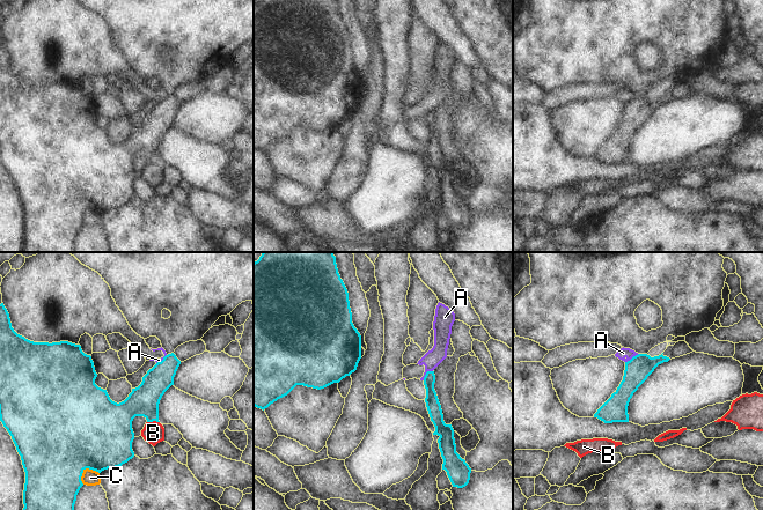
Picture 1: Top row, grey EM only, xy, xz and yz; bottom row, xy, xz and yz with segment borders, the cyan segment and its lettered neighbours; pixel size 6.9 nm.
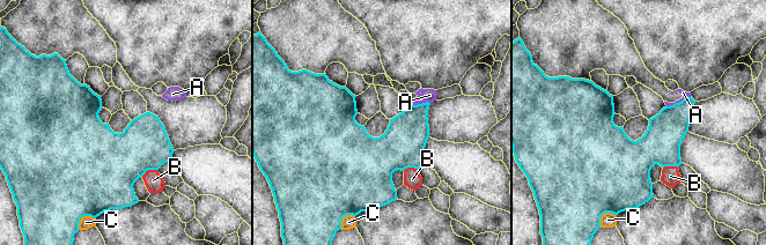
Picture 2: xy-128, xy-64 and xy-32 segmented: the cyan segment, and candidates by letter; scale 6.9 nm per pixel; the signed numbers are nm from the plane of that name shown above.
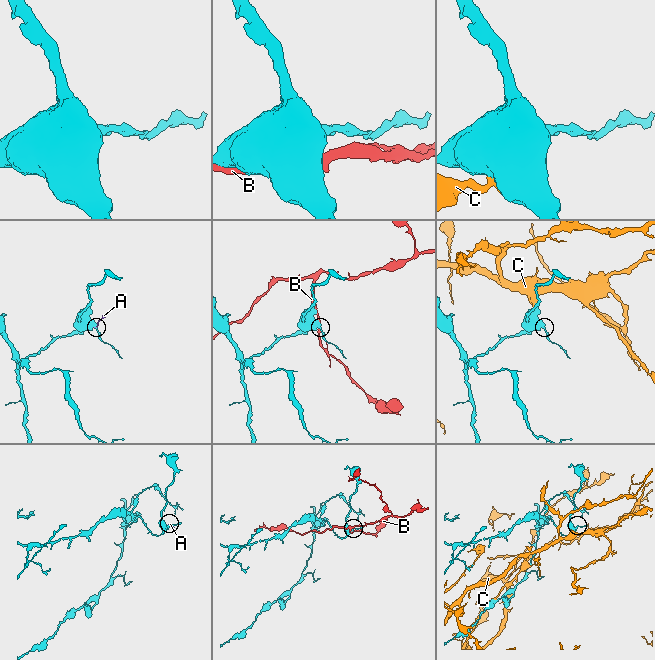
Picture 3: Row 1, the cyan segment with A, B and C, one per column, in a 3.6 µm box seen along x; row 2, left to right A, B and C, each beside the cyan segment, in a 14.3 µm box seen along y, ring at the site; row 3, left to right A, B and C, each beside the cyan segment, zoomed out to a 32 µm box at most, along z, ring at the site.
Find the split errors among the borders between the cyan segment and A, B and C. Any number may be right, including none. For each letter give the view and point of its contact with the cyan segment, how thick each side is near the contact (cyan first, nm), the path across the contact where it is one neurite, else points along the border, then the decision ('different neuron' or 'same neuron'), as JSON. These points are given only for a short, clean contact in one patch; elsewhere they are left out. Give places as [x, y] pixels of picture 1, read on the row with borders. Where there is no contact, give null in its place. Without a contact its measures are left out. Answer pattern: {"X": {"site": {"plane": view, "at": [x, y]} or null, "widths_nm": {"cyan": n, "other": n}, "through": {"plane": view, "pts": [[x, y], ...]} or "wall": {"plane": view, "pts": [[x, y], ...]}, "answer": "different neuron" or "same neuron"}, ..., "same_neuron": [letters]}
{"A": {"site": {"plane": "xz", "at": [426, 374]}, "widths_nm": {"cyan": 100, "other": 120}, "wall": {"plane": "xz", "pts": [[432, 370], [428, 370], [423, 379]]}, "answer": "different neuron"}, "B": {"site": {"plane": "xy", "at": [153, 420]}, "widths_nm": {"cyan": 220, "other": 150}, "answer": "different neuron"}, "C": {"site": {"plane": "xy", "at": [85, 468]}, "widths_nm": {"cyan": 500, "other": 110}, "answer": "different neuron"}, "same_neuron": []}

